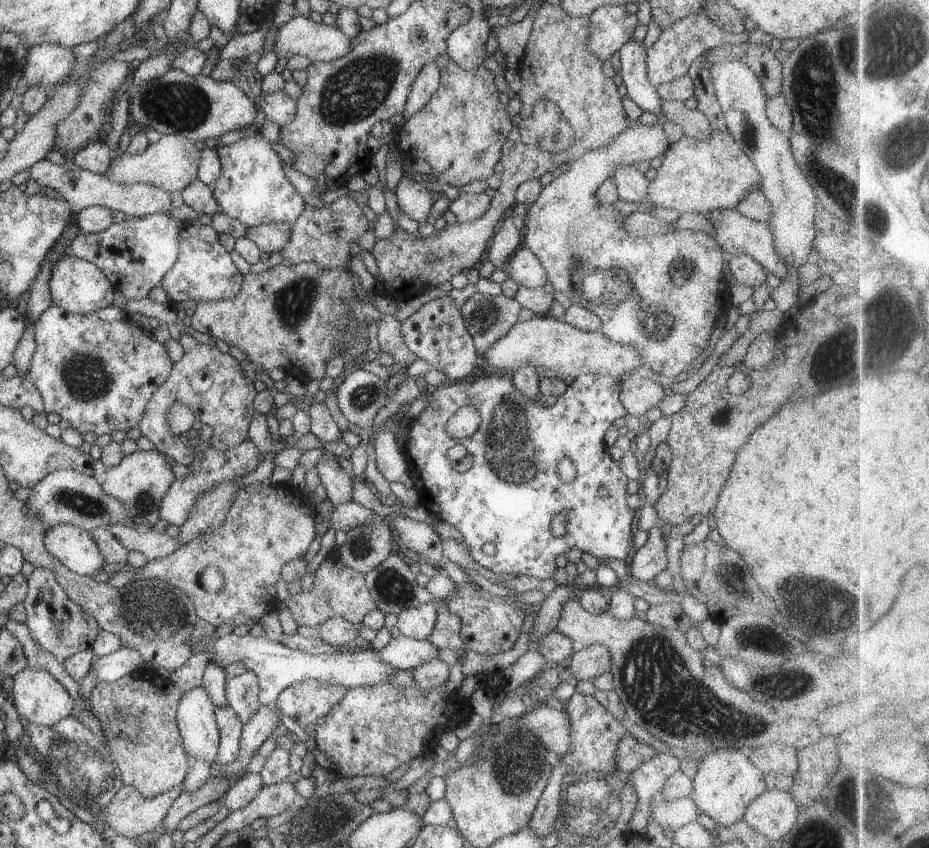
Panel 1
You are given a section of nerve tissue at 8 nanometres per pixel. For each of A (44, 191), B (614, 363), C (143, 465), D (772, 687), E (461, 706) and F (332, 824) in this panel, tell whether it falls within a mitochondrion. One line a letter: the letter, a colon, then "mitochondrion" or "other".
A: other
B: other
C: other
D: mitochondrion
E: other
F: mitochondrion

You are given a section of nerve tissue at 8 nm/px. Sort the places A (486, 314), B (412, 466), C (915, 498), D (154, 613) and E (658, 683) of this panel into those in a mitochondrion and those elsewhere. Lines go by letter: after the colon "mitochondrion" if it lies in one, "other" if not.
A: mitochondrion
B: other
C: other
D: mitochondrion
E: mitochondrion

